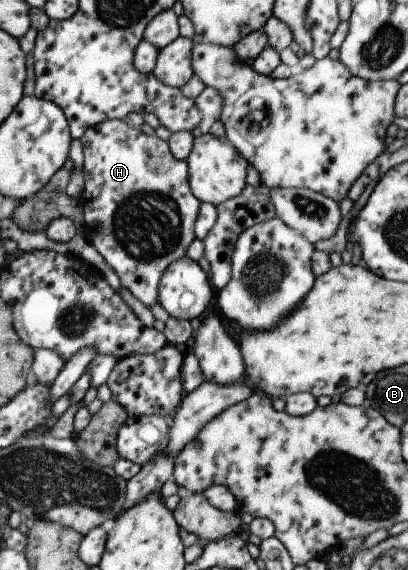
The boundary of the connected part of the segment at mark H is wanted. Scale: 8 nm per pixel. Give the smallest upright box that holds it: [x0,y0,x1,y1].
[78,120,200,308]

